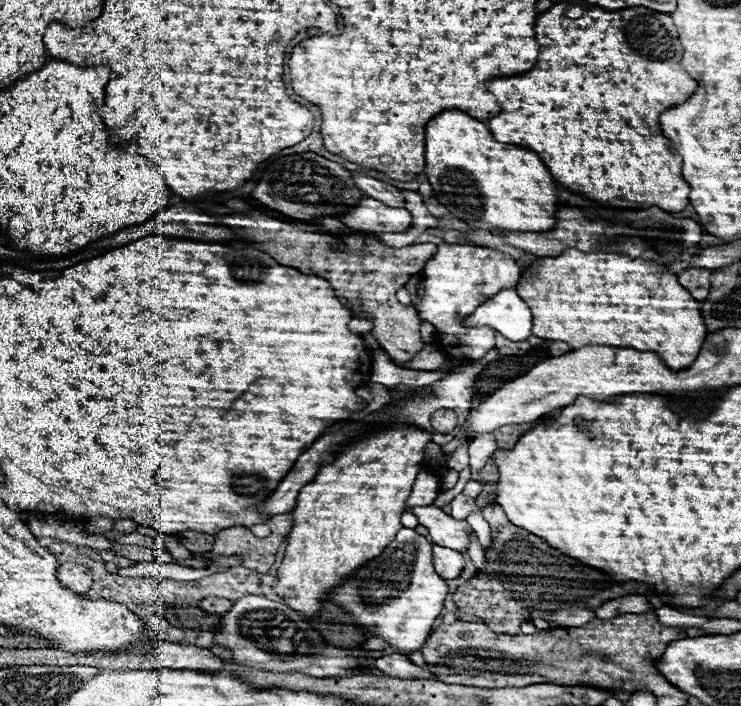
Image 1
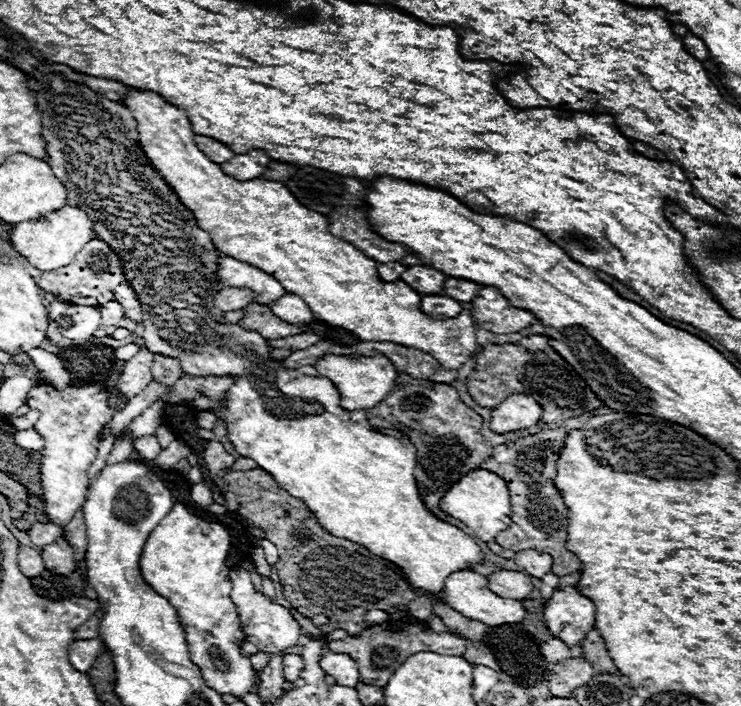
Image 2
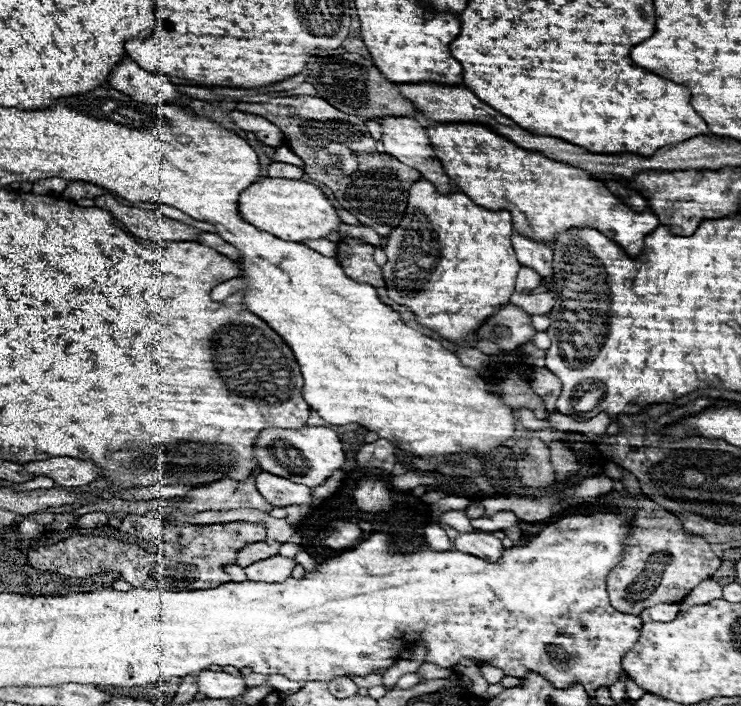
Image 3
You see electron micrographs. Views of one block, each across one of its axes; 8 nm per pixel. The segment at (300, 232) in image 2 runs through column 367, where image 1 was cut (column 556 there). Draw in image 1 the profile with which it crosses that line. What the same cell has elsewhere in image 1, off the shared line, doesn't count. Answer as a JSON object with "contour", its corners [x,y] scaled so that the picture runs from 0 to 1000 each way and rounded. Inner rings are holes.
{"contour":[[[767,351],[748,365],[726,365],[707,380],[696,414],[718,439],[718,473],[734,482],[767,484],[775,496],[792,489],[858,493],[864,499],[883,496],[891,499],[899,518],[907,524],[923,524],[939,510],[955,473],[950,453],[945,453],[945,428],[915,402],[910,385],[883,368],[853,368],[842,360],[818,357],[788,360],[777,351]]]}

